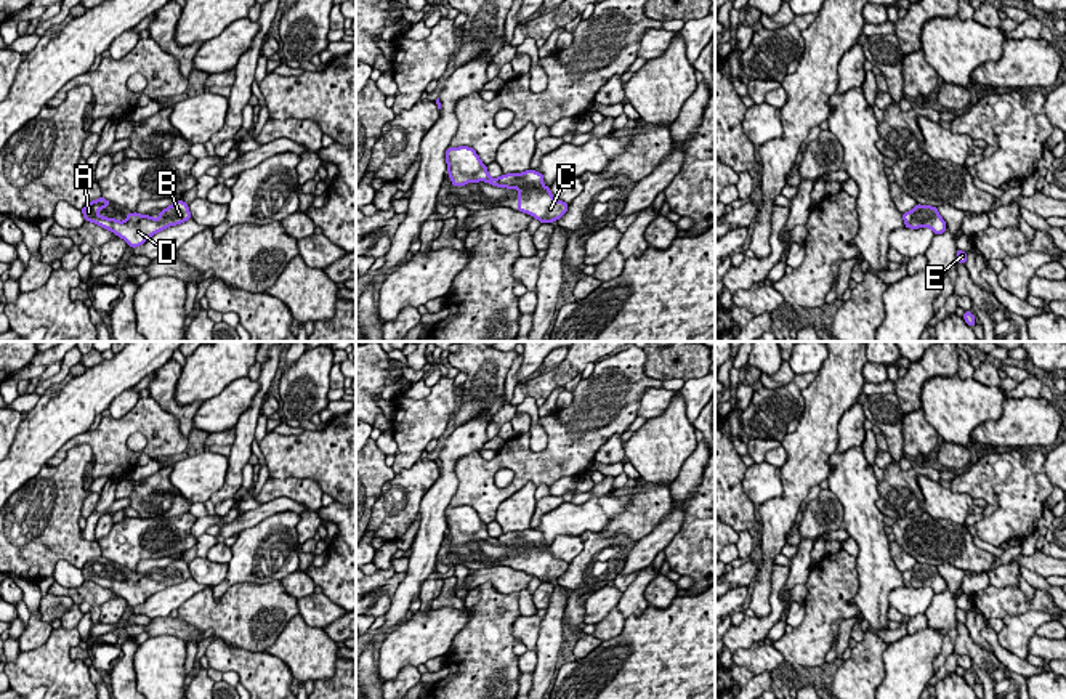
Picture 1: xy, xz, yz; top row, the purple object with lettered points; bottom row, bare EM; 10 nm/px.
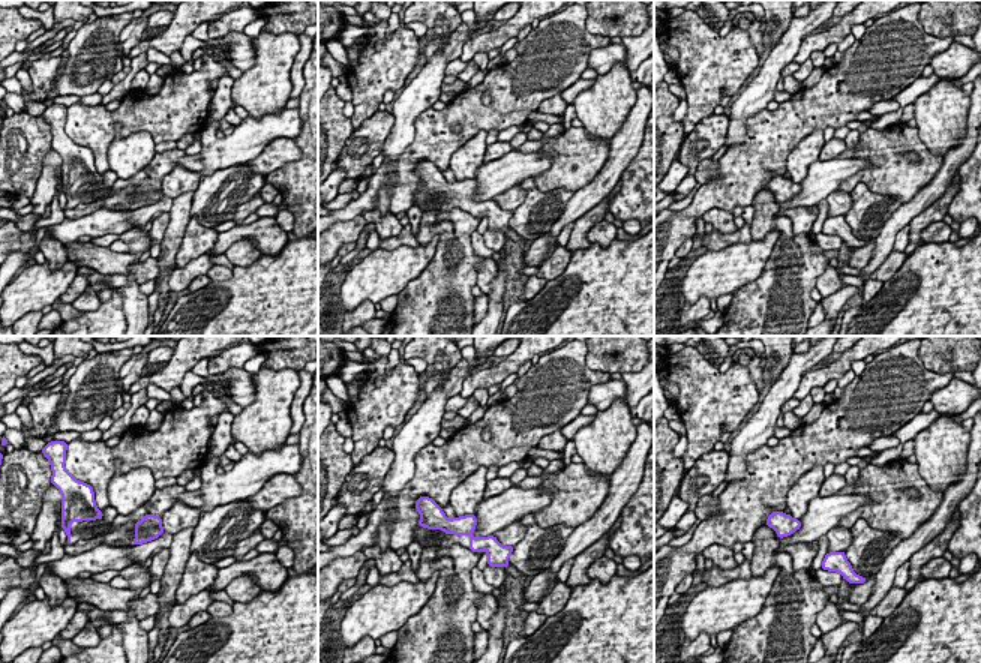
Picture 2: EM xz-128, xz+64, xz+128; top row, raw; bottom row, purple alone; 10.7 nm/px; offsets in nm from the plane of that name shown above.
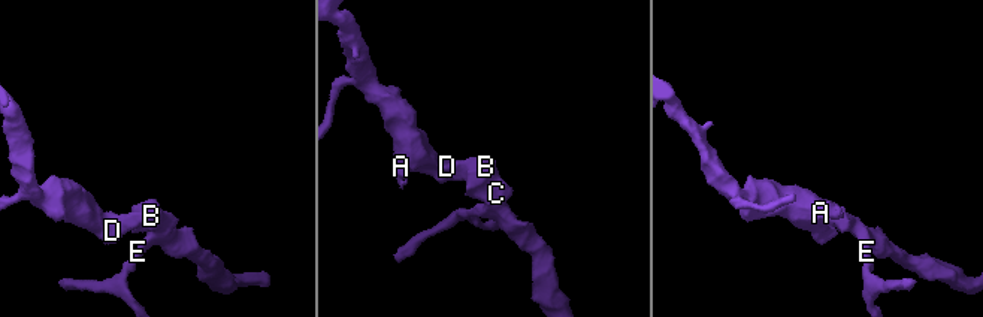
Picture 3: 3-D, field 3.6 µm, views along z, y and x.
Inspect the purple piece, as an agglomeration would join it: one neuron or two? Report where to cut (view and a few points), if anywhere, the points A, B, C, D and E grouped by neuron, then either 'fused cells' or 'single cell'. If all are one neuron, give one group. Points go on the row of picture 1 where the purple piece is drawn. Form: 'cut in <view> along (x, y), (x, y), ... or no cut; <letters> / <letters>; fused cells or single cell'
no cut; A B C D E; single cell

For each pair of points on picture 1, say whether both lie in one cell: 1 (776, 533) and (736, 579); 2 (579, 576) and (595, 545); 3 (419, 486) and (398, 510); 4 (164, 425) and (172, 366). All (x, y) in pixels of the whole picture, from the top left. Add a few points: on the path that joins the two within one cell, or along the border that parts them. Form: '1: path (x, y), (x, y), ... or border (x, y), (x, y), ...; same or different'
1: border (760, 557), (760, 566), (754, 581); different
2: path (582, 568), (590, 553); same
3: path (412, 492), (401, 504); same
4: border (149, 396), (177, 420), (178, 430), (186, 438); different

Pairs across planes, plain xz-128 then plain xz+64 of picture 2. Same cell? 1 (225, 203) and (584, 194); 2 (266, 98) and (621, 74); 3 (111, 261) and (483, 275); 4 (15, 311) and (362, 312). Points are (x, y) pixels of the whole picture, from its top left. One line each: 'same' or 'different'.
1: different
2: same
3: same
4: different

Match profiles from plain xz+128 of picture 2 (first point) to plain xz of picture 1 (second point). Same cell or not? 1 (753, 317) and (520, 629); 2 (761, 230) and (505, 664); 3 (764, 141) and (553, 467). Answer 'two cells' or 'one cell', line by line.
1: two cells
2: one cell
3: one cell

